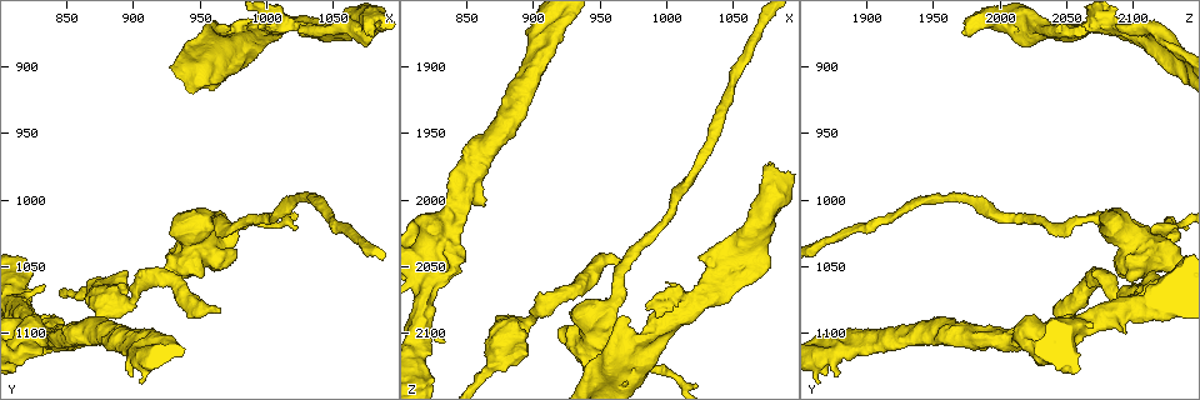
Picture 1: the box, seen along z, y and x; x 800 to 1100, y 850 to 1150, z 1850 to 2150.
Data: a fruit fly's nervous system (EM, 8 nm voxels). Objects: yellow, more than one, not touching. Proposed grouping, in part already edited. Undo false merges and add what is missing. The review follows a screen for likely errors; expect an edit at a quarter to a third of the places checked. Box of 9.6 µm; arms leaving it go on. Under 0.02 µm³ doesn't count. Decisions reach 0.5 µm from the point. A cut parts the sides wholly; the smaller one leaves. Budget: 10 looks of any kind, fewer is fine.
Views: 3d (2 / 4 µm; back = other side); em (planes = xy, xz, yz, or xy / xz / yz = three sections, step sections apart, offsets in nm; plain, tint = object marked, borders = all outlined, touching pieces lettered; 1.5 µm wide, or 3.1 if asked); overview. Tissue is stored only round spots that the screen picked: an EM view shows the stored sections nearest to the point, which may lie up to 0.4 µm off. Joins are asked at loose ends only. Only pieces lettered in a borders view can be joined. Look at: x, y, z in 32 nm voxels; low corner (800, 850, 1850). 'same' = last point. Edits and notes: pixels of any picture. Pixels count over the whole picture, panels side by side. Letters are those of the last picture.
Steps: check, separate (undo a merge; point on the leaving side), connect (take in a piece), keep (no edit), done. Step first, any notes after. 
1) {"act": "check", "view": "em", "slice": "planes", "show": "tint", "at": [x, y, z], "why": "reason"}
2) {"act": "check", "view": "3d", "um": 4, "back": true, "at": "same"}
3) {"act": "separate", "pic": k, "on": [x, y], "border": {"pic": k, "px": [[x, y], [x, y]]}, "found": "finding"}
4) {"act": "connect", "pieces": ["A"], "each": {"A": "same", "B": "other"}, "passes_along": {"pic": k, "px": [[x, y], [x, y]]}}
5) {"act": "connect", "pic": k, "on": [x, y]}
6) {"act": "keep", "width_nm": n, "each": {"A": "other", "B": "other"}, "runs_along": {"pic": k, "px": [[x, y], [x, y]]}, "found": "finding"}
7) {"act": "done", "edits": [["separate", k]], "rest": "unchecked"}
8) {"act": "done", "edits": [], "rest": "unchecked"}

{"act": "check", "view": "3d", "um": 4, "at": [874, 1088, 2090], "why": "an open end"}

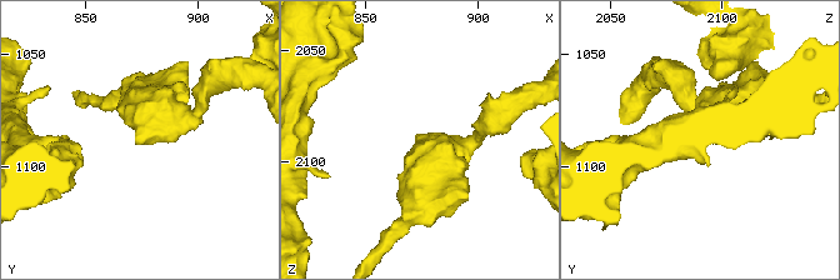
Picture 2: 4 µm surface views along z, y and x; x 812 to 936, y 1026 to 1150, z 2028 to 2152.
{"act": "check", "view": "em", "slice": "planes", "show": "plain", "at": [872, 1088, 2090], "why": "need the tissue"}

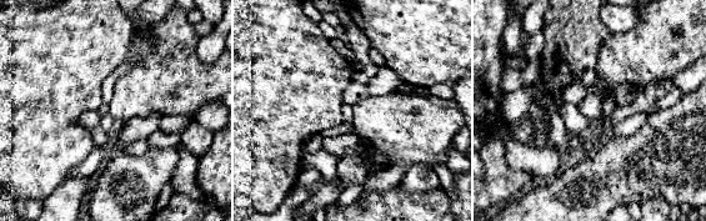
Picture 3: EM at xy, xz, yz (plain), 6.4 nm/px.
{"act": "check", "view": "em", "slice": "planes", "show": "borders", "at": "same", "why": "what lies round it"}

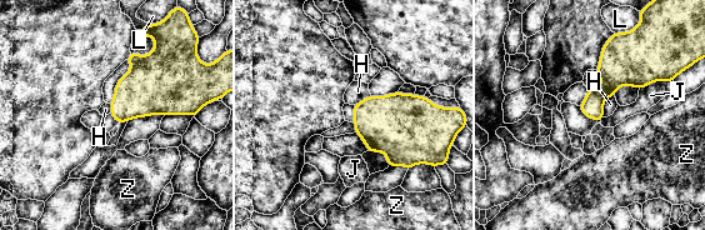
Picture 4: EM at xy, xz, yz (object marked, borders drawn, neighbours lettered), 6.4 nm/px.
{"act": "keep", "each": {"H": "other", "J": "other", "L": "other", "Z": "other"}, "border": {"pic": 4, "px": [[614, 95], [604, 101], [604, 116]]}, "found": "none of them fits"}

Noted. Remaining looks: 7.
{"act": "check", "view": "em", "slice": "planes", "show": "tint", "at": [966, 1084, 2046], "why": "an open end"}

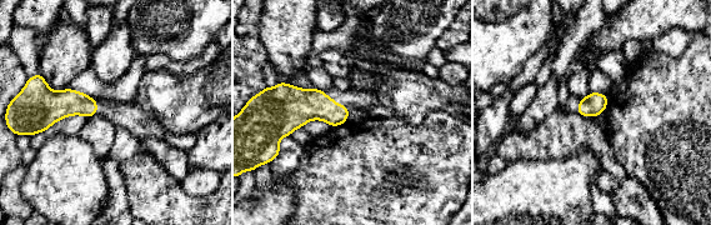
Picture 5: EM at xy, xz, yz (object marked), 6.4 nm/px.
{"act": "check", "view": "em", "slice": "planes", "show": "borders", "at": "same", "why": "see the neighbours"}

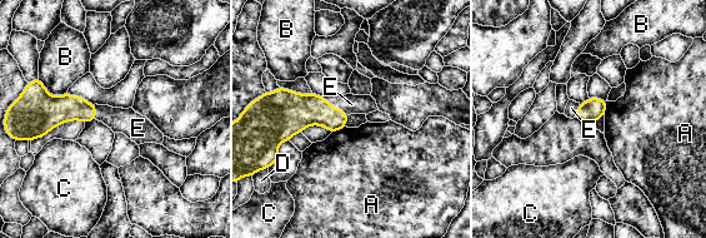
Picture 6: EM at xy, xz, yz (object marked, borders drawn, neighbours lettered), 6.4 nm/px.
{"act": "connect", "pieces": ["E"], "each": {"A": "other", "B": "other", "C": "other", "D": "other", "E": "same"}, "passes_along": {"pic": 6, "px": [[296, 112], [335, 108], [351, 104]]}, "found": "it goes on there"}

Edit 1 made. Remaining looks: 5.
{"act": "check", "view": "overview"}

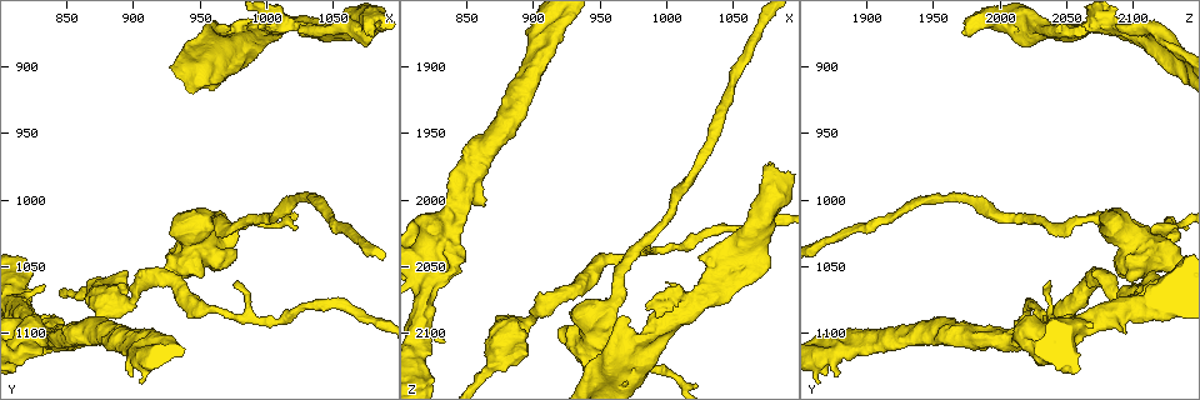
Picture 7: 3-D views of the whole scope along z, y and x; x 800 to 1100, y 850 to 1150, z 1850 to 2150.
{"act": "check", "view": "em", "slice": "planes", "show": "borders", "at": [860, 1110, 2004], "why": "stops while still wide"}

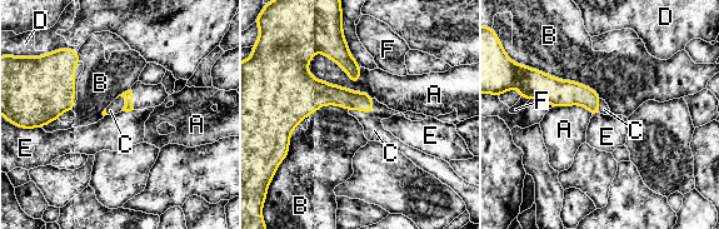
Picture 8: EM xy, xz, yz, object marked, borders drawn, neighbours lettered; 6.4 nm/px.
{"act": "connect", "pieces": ["C"], "each": {"A": "other", "B": "other", "C": "same", "D": "other", "E": "other", "F": "other"}, "passes_along": {"pic": 8, "px": [[348, 99], [367, 111], [374, 130]]}, "found": "it goes on there"}

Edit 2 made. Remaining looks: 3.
{"act": "check", "view": "overview"}

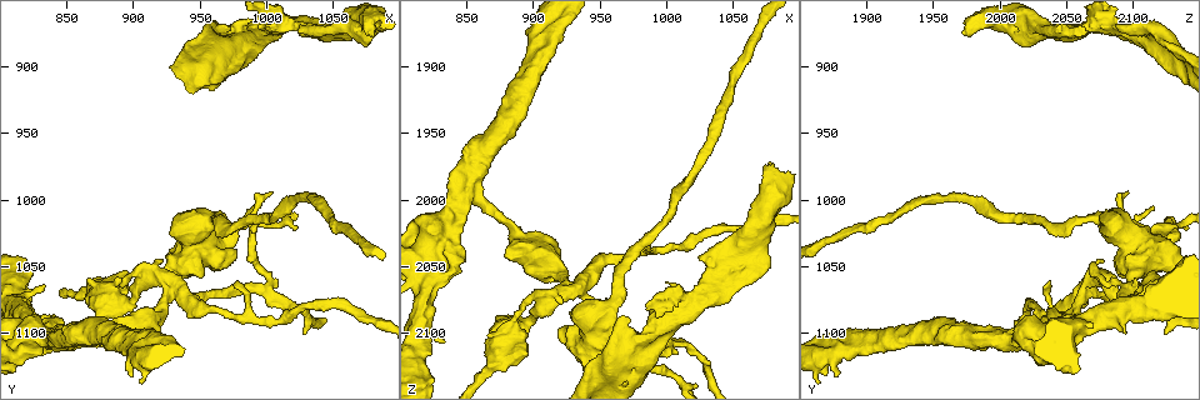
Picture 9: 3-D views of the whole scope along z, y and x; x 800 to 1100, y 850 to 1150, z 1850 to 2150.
{"act": "check", "view": "em", "slice": "xz", "step": 4, "show": "plain", "at": [1076, 874, 1972], "why": "an open end"}

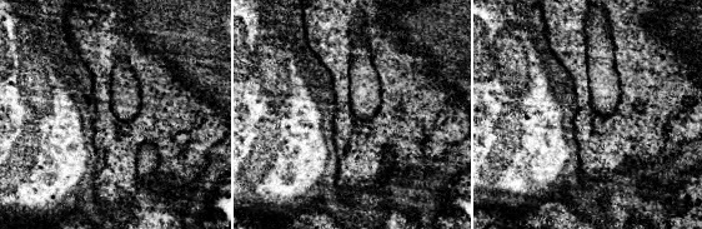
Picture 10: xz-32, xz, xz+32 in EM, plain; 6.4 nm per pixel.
{"act": "check", "view": "em", "slice": "xz", "step": 4, "show": "borders", "at": "same", "why": "see the neighbours"}

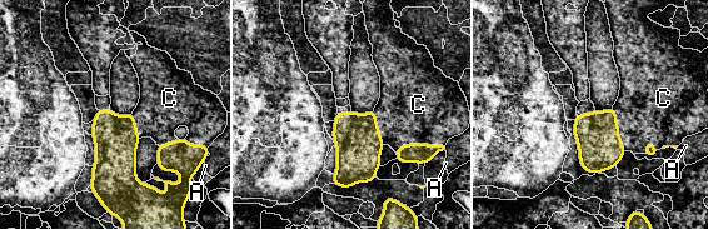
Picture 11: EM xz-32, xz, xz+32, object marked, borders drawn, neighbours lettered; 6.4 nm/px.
{"act": "connect", "pieces": ["C"], "each": {"A": "other", "C": "same"}, "passes_along": {"pic": 11, "px": [[601, 148], [618, 129], [651, 109]]}, "found": "it goes on there"}

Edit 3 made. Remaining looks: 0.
{"act": "done", "edits": [["connect", 6], ["connect", 8], ["connect", 11]], "rest": "unchecked"}

